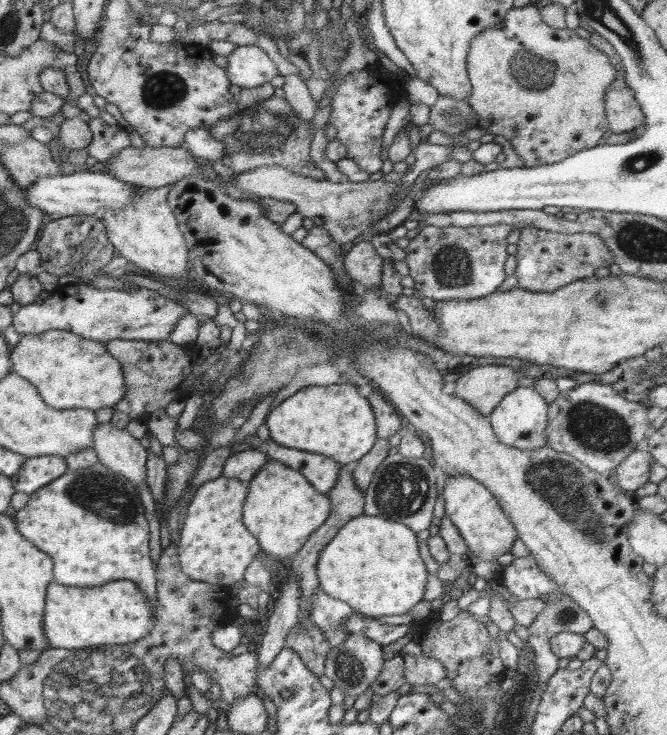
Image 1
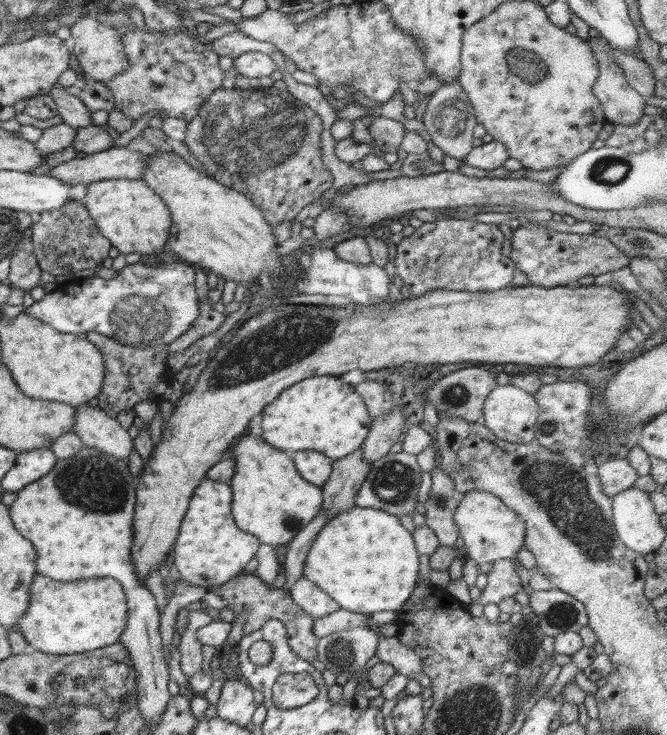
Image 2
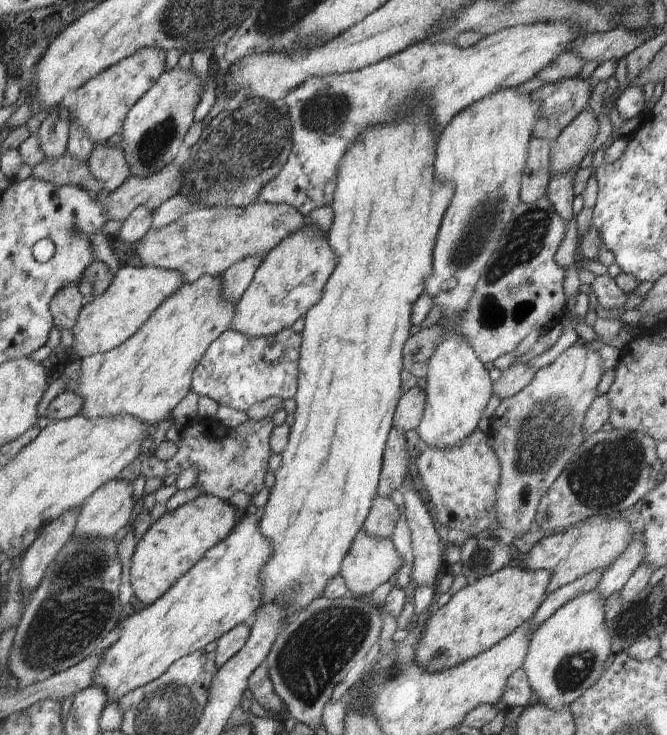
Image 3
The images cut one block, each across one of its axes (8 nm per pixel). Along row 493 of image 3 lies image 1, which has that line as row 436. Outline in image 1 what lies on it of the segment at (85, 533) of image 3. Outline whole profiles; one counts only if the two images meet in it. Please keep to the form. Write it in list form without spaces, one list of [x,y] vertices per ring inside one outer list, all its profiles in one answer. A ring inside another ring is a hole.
[[[110,423],[98,424],[93,435],[91,448],[94,449],[100,463],[136,484],[136,488],[145,484],[148,453],[140,441],[127,434],[124,429],[113,428]]]

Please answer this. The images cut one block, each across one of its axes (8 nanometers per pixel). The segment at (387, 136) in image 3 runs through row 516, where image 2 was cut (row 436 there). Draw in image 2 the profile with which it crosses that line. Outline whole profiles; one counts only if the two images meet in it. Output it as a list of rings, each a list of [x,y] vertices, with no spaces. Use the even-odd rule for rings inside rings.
[[[318,376],[300,380],[280,392],[280,396],[264,407],[262,413],[262,437],[269,445],[287,453],[299,450],[313,450],[324,453],[328,458],[339,459],[364,446],[366,436],[370,434],[373,419],[365,403],[354,387],[344,384],[336,376]]]

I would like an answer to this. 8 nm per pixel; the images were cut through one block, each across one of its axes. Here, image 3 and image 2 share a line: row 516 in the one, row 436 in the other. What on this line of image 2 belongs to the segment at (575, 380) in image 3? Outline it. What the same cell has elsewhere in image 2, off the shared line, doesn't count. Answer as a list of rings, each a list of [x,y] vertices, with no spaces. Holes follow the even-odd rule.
[[[504,384],[496,386],[484,402],[483,421],[485,426],[501,440],[514,444],[530,444],[535,438],[536,422],[540,415],[540,407],[532,393],[522,388]]]

